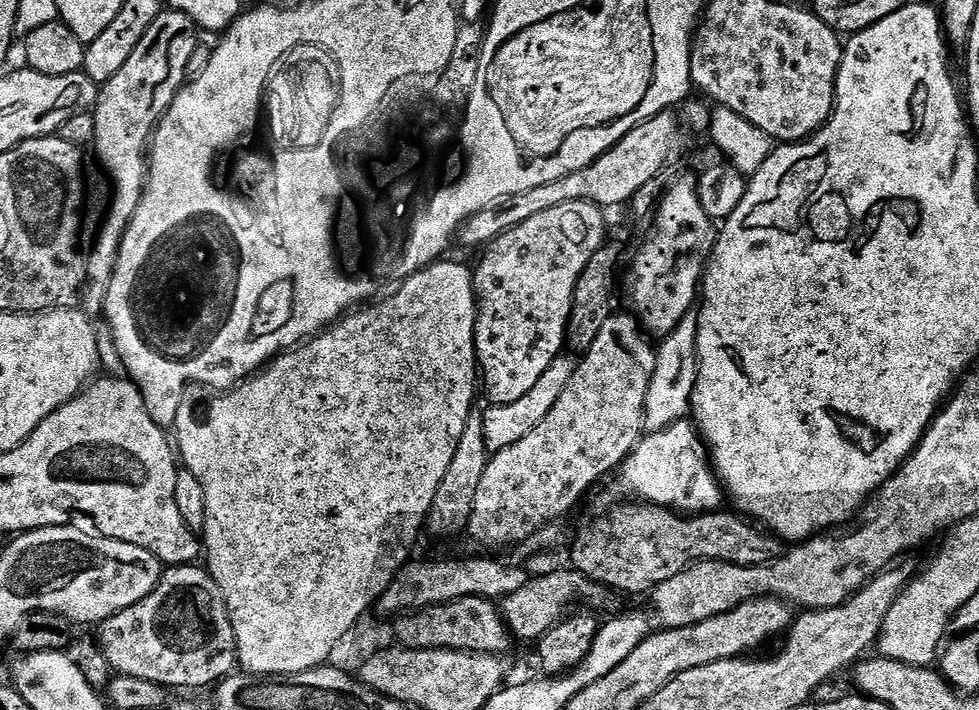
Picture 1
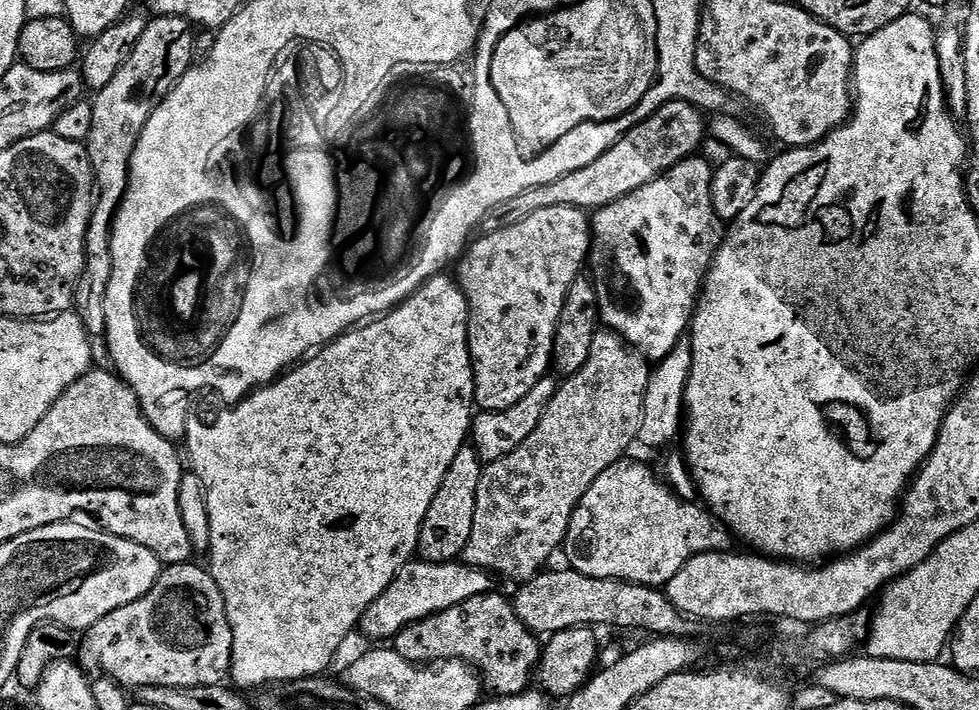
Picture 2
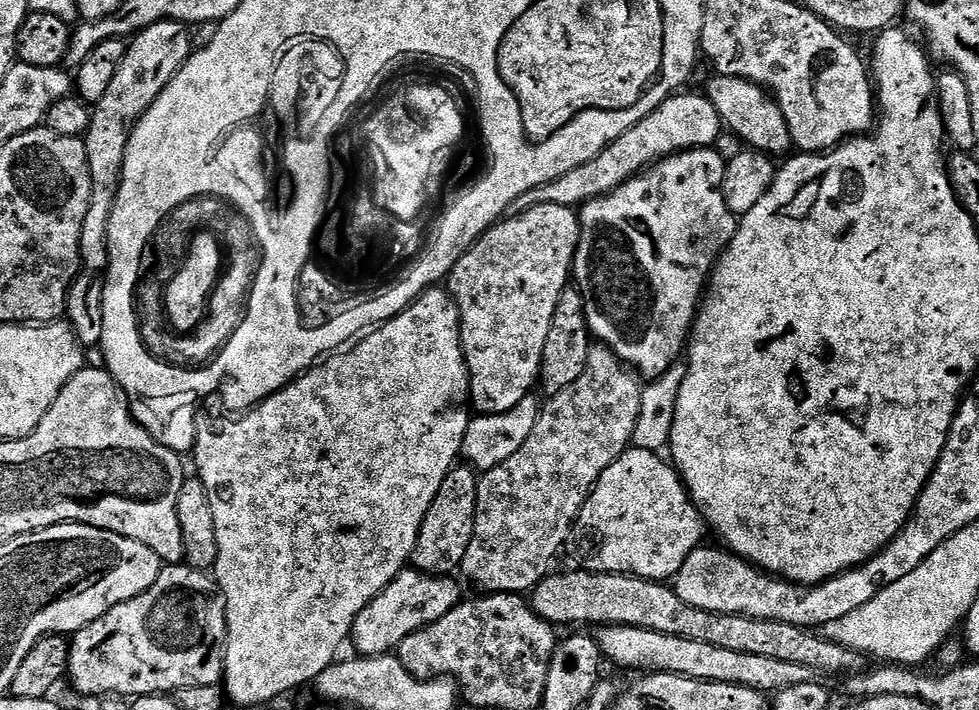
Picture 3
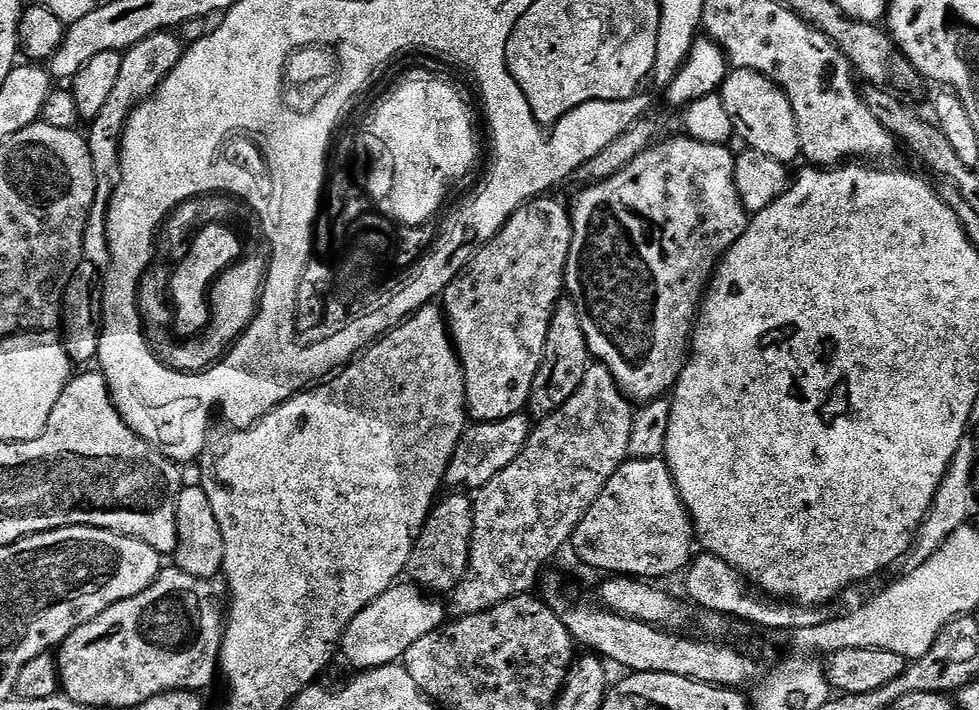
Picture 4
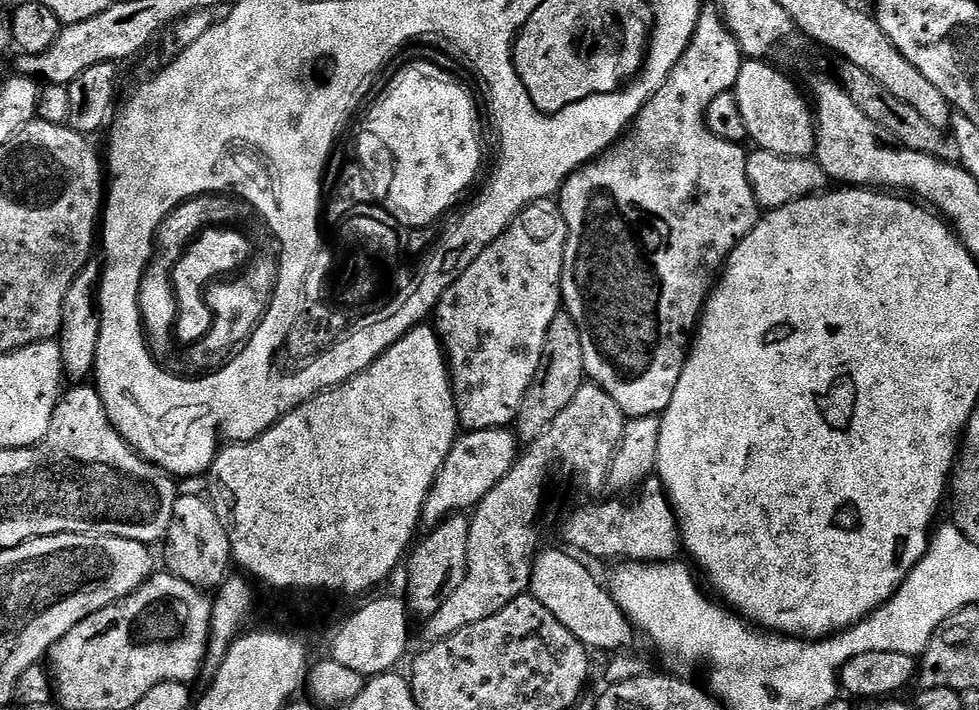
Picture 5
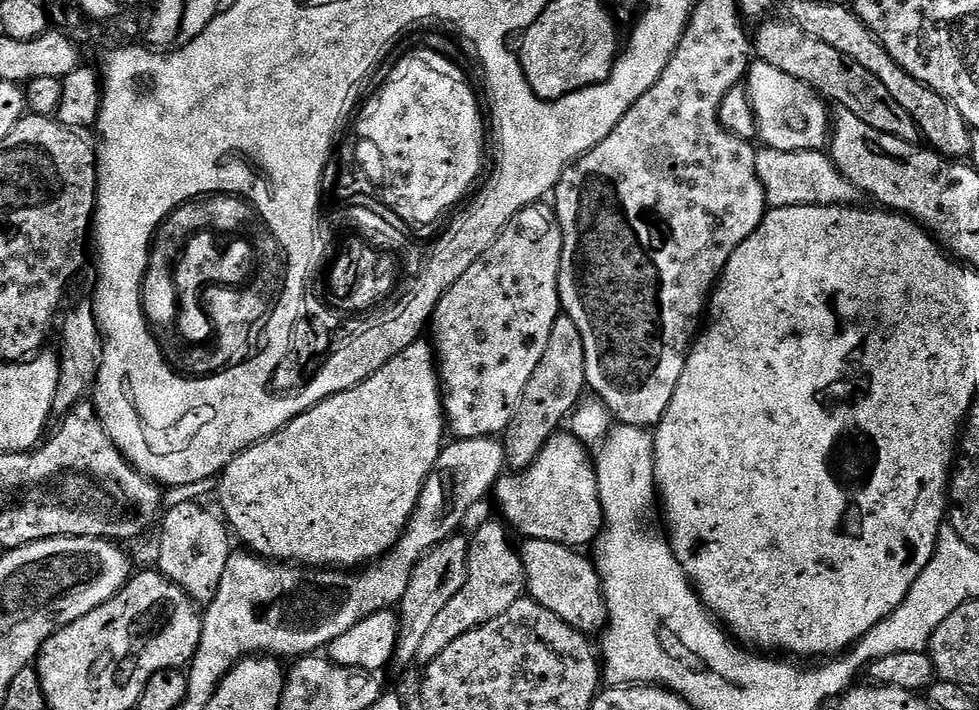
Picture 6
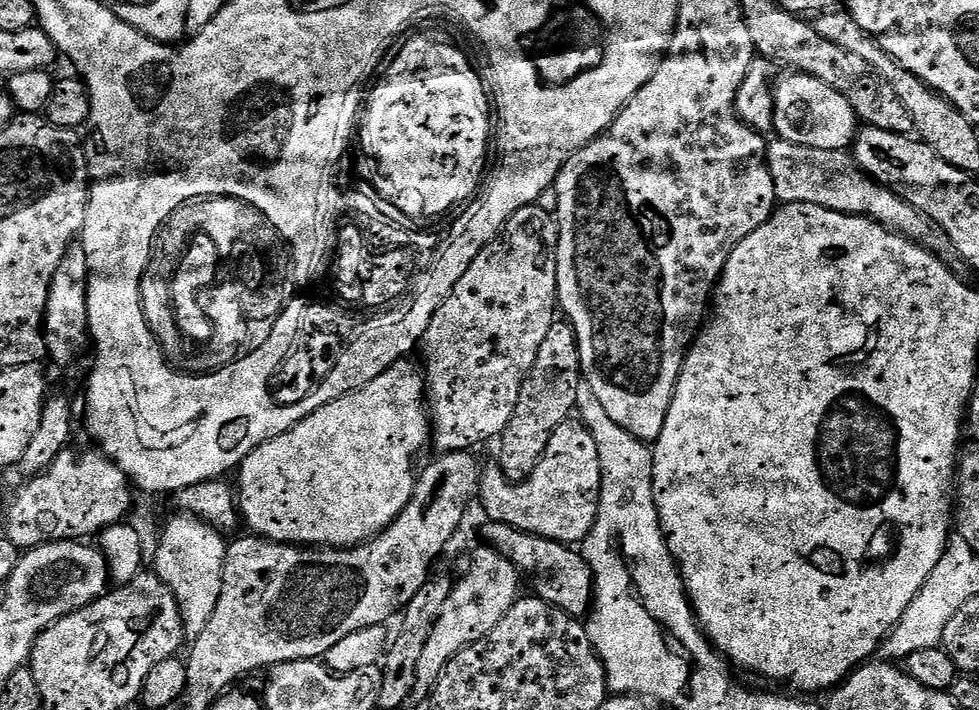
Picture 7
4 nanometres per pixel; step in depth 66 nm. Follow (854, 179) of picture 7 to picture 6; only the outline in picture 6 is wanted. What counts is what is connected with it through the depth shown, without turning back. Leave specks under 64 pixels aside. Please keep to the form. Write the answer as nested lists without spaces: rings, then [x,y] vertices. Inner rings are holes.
[[[763,147],[757,151],[755,169],[771,209],[794,205],[855,205],[859,190],[837,169],[823,151],[778,151]]]

